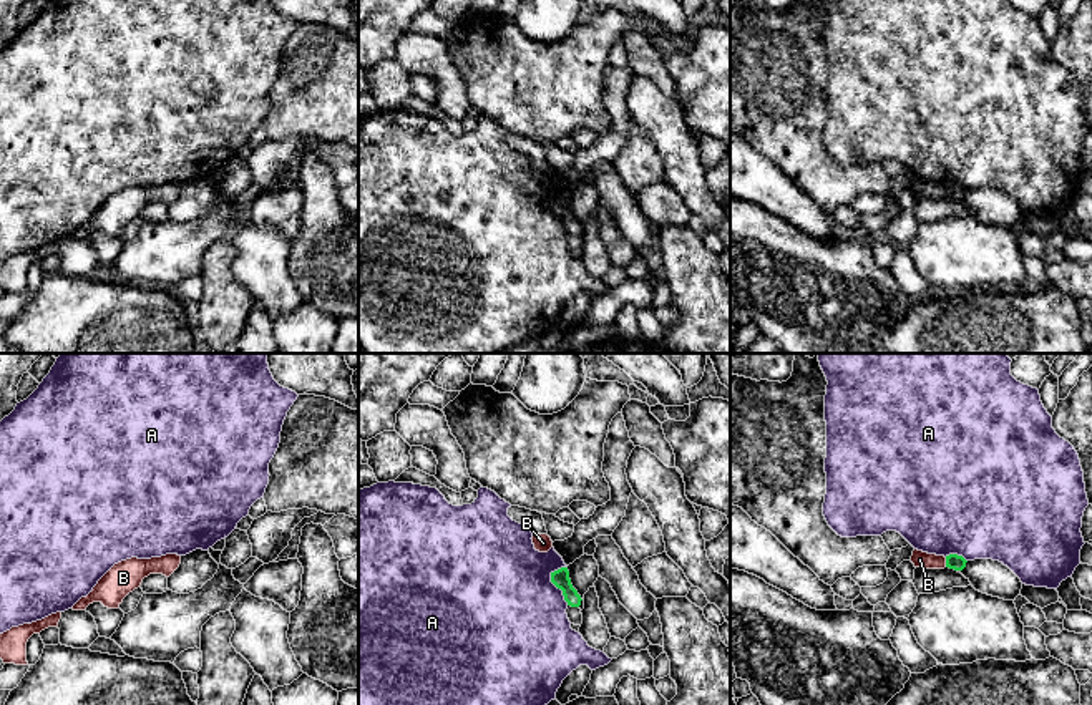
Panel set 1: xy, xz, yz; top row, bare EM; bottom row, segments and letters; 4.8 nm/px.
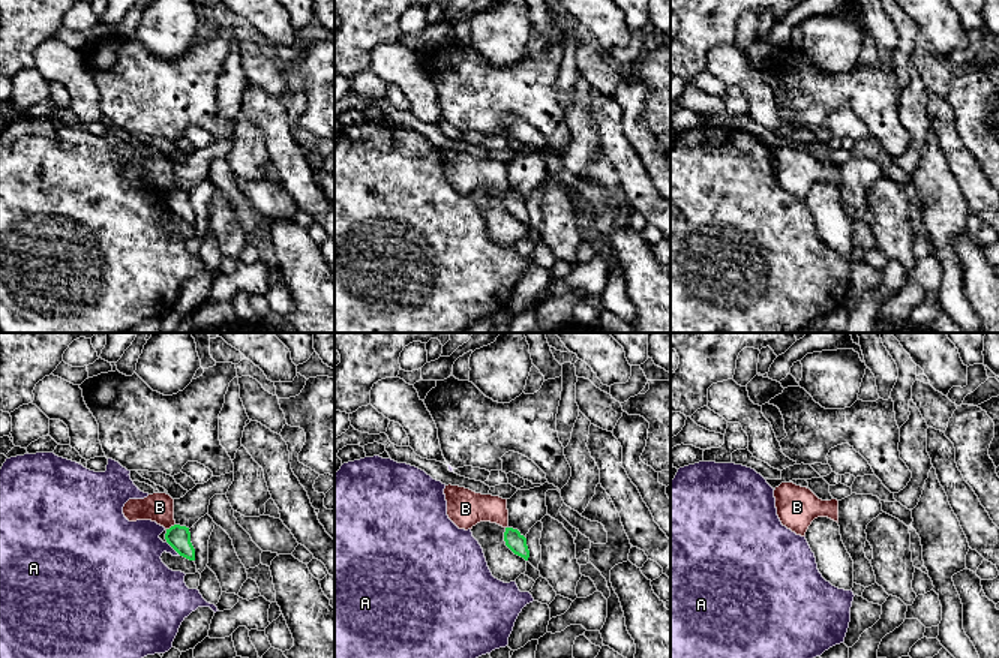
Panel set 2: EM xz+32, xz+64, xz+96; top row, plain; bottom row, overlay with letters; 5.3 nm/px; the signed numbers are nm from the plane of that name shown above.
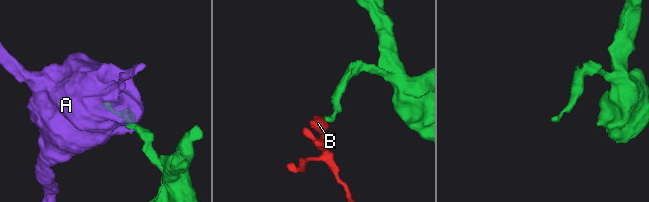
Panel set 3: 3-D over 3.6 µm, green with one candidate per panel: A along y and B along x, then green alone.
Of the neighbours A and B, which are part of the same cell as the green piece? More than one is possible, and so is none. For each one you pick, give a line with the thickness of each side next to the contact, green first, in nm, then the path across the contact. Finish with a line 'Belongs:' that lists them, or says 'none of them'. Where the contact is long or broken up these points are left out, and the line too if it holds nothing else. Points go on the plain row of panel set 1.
Belongs: none of them

